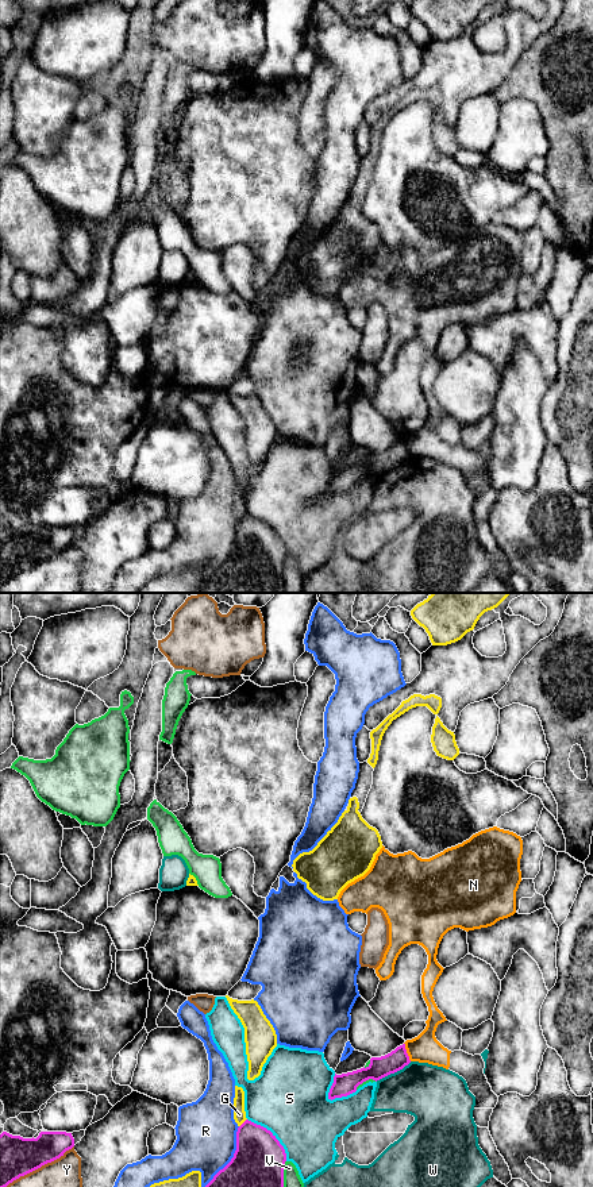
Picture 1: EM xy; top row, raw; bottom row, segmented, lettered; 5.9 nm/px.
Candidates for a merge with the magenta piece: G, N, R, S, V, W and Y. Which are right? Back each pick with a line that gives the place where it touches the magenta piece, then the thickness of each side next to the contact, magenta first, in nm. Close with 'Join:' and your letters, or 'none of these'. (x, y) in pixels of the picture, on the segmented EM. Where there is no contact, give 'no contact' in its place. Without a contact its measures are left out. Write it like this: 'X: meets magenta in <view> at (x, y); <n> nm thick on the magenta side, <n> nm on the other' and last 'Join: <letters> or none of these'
Join: none of these

